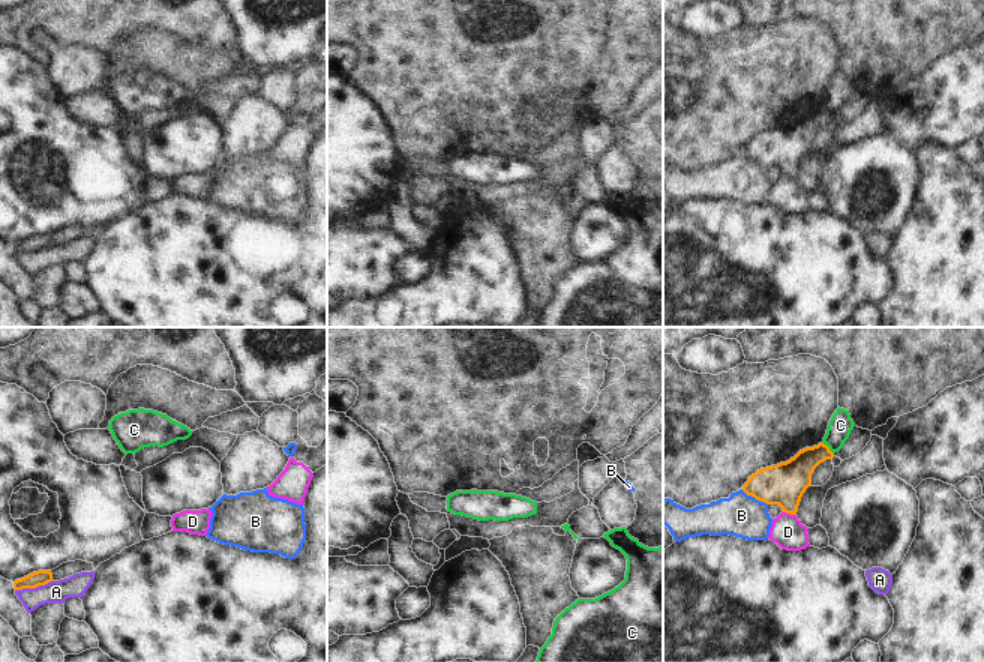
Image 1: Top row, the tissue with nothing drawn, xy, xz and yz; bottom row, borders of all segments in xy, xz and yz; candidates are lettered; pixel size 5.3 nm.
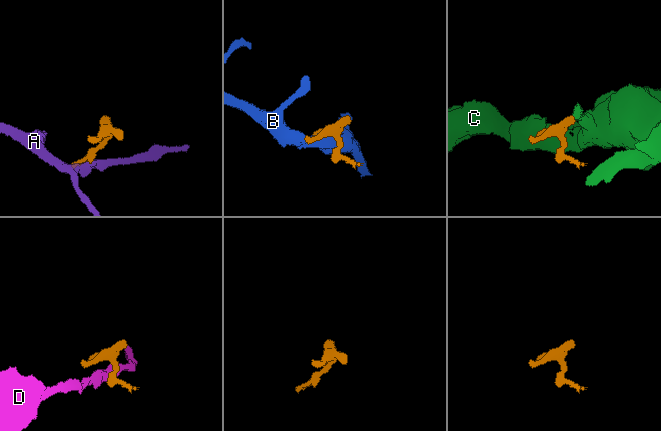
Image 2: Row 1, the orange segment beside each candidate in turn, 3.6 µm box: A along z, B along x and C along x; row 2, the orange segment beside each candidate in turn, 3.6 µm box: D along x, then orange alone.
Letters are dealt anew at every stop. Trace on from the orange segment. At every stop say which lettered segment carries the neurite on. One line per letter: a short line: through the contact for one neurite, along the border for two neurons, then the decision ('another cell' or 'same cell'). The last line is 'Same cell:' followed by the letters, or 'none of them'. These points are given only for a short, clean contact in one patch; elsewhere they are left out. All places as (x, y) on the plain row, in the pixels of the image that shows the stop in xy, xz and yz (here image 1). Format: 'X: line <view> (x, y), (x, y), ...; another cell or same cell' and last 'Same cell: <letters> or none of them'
A: line xy (51, 243), (35, 251), (15, 254); another cell
B: another cell
C: line yz (822, 105), (833, 117); another cell
D: line yz (783, 174), (795, 179); another cell
Same cell: none of them

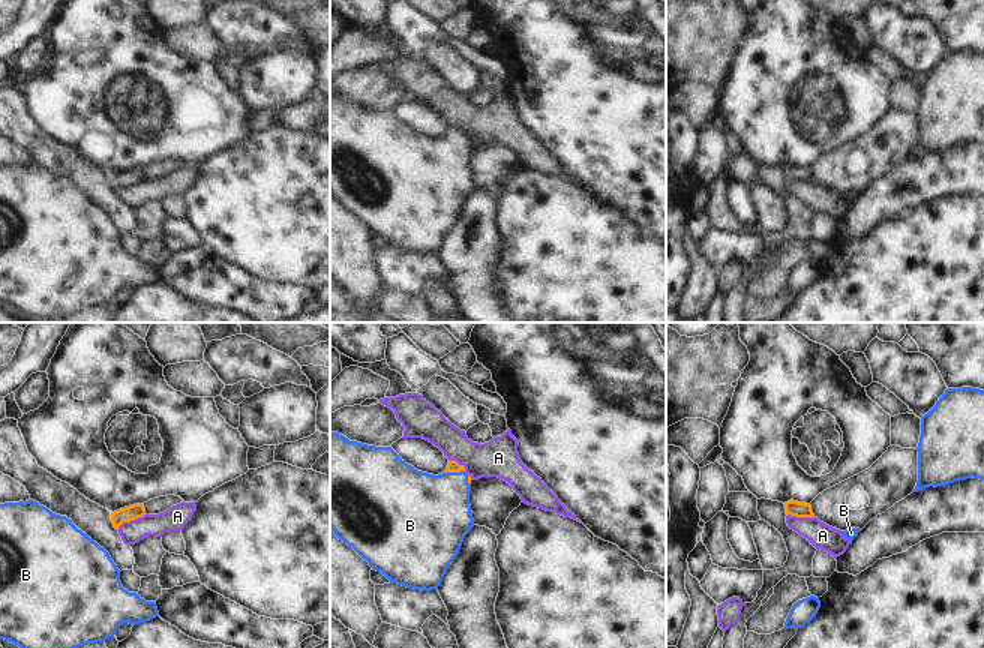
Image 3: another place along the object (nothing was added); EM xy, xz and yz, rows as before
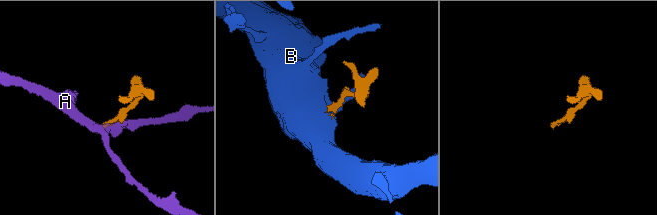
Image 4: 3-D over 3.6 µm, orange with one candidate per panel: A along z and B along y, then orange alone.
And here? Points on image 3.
A: line xy (144, 177), (125, 185), (117, 194); another cell
B: line xz (453, 131), (455, 135), (455, 149), (432, 176); same cell
Same cell: B

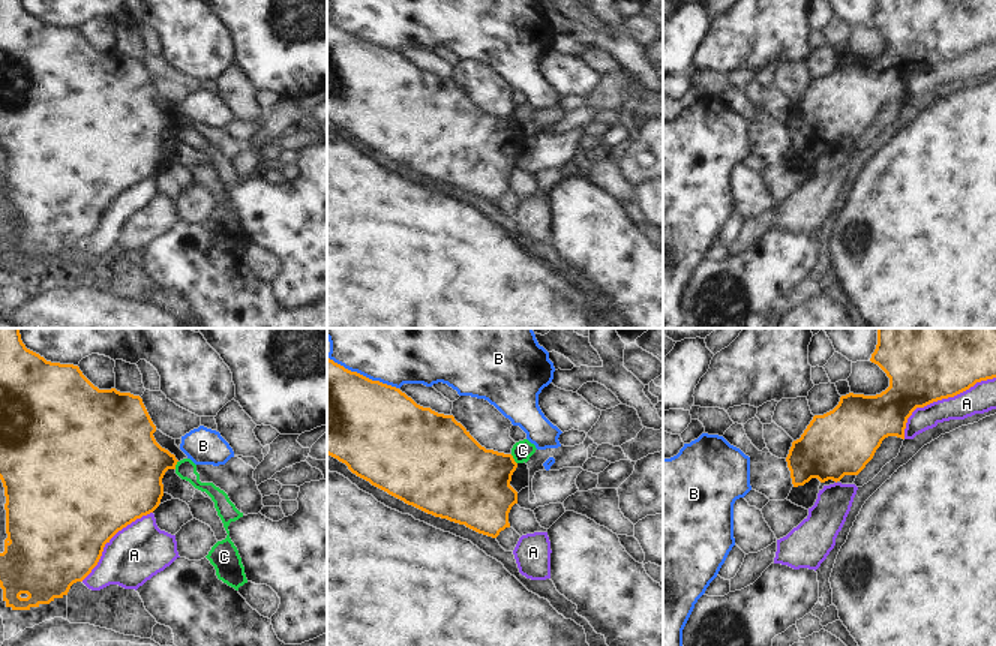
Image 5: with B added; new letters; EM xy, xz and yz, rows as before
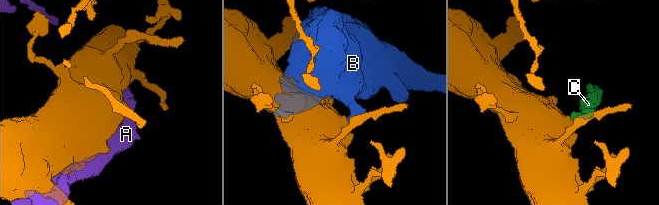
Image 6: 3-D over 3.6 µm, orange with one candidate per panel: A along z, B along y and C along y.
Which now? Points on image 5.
A: another cell
B: another cell
C: line xz (510, 119), (516, 128); another cell
Same cell: none of them

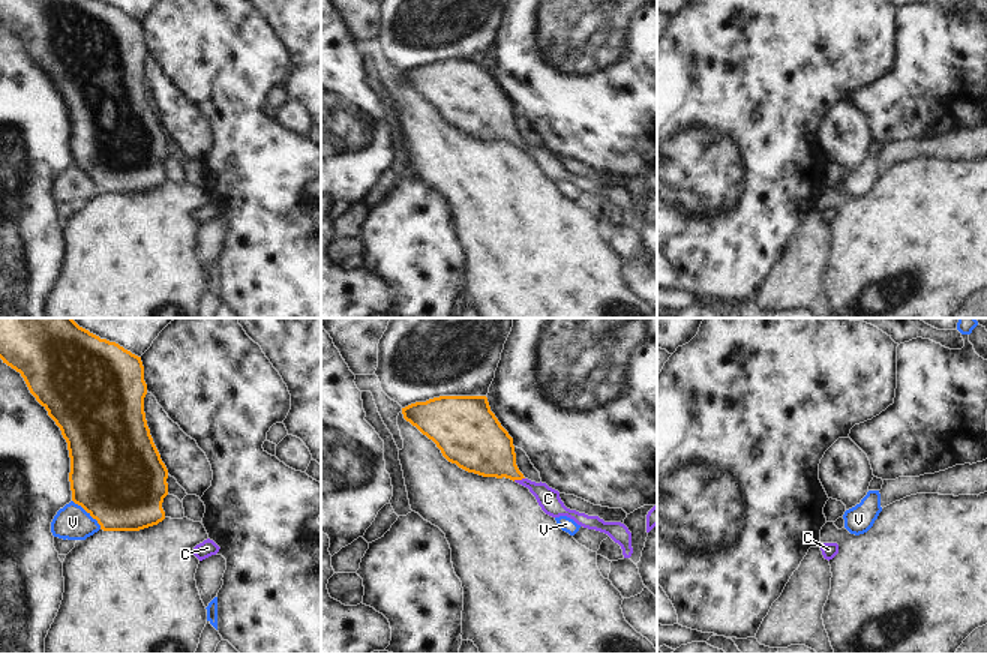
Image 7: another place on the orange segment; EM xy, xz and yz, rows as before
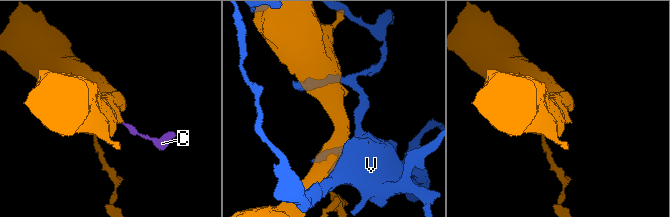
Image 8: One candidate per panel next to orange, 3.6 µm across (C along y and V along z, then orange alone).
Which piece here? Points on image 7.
C: line xz (483, 111), (518, 143), (539, 153), (548, 162); same cell
V: another cell
Same cell: C

